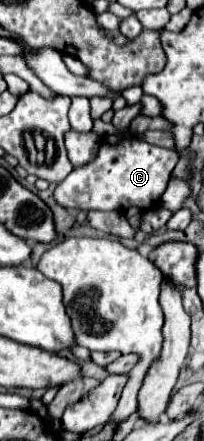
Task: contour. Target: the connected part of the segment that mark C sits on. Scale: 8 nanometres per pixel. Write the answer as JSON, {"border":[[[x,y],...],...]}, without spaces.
{"border":[[[129,133],[105,135],[97,157],[81,169],[73,169],[65,181],[55,189],[55,201],[67,209],[99,209],[99,211],[125,211],[127,207],[139,207],[141,211],[153,209],[169,181],[173,167],[177,165],[179,155],[175,151],[151,145]]]}

